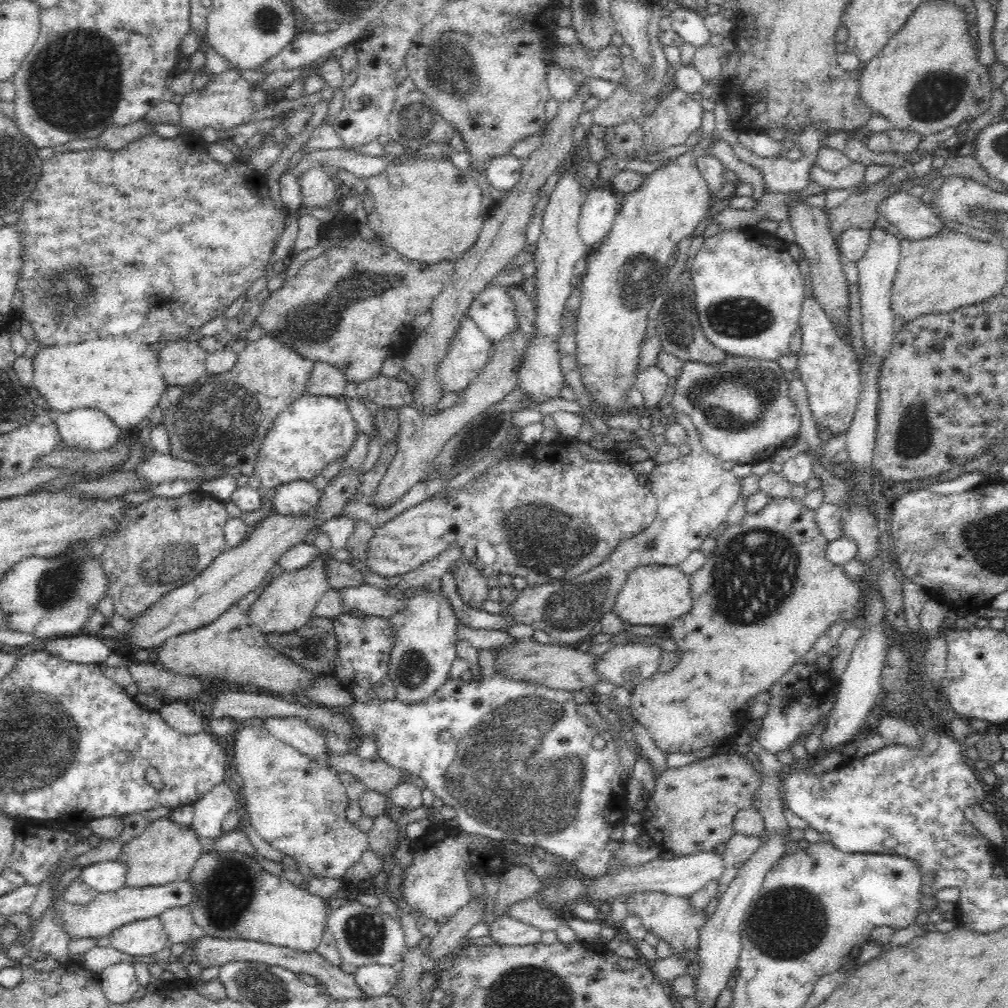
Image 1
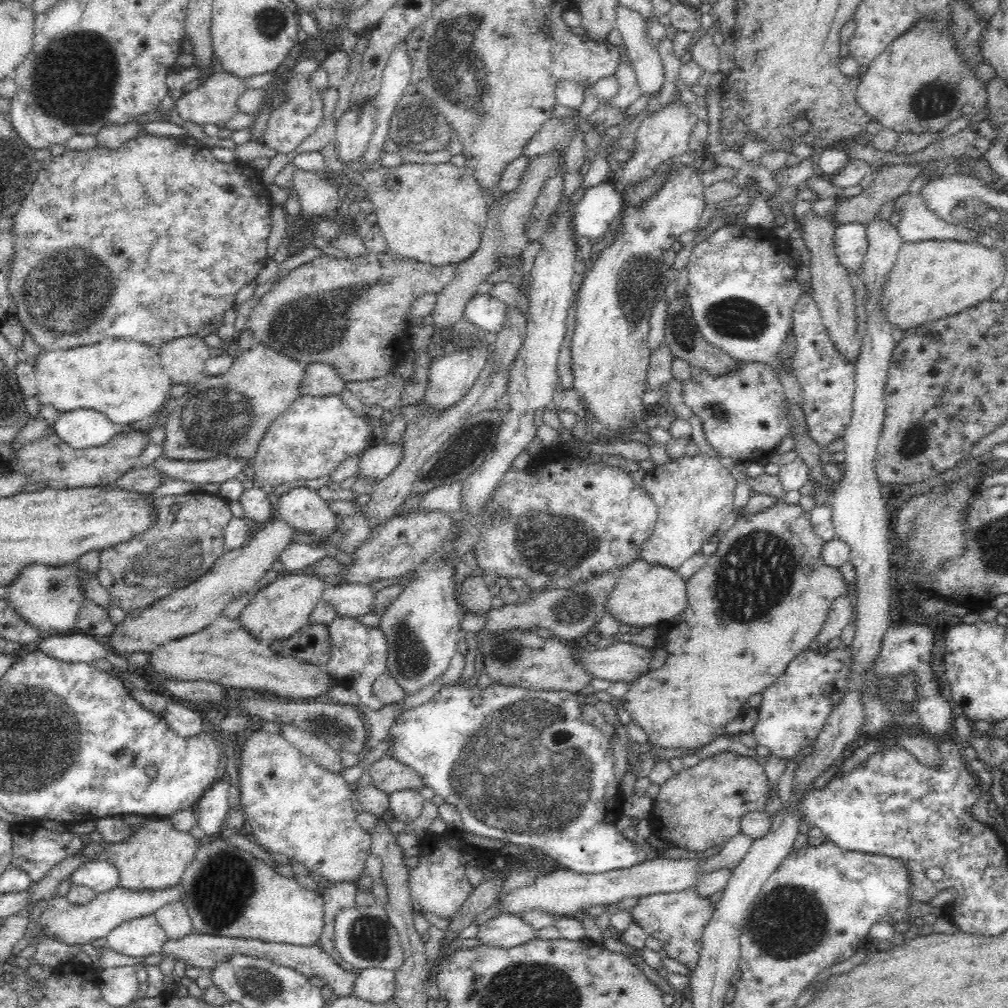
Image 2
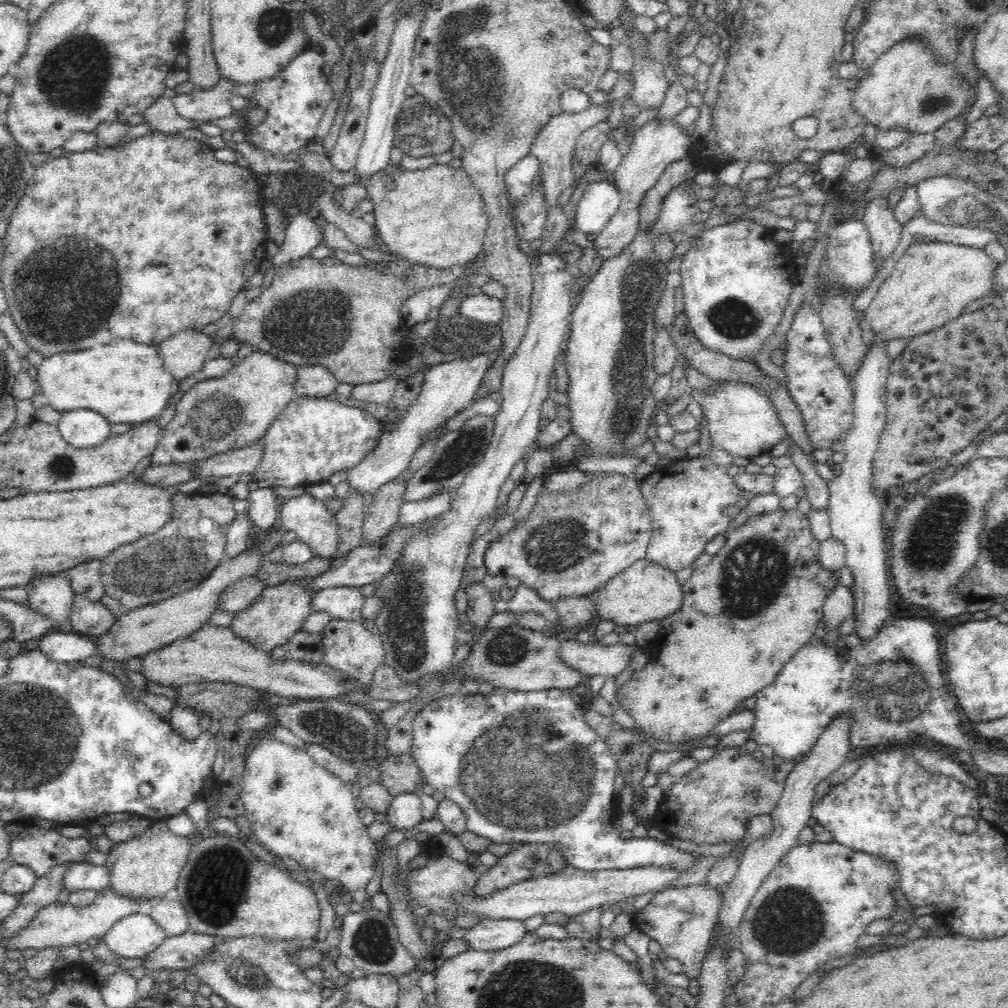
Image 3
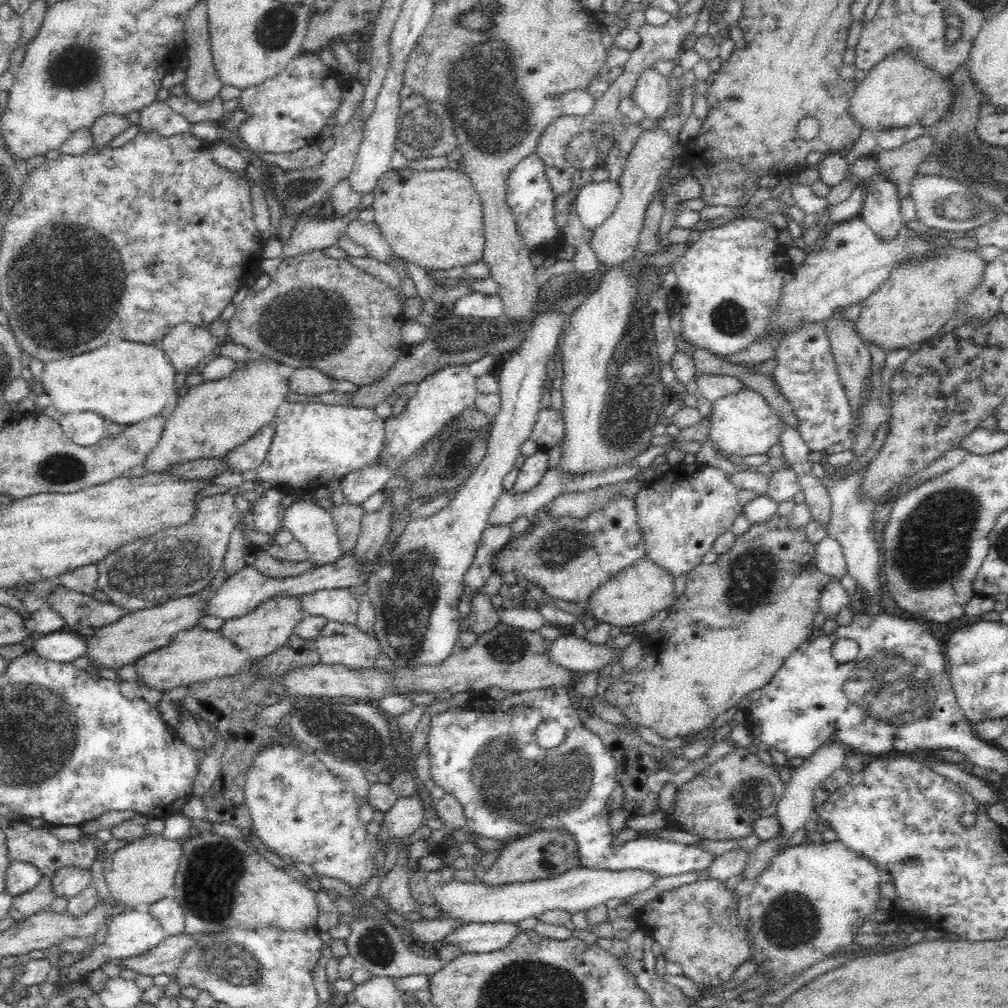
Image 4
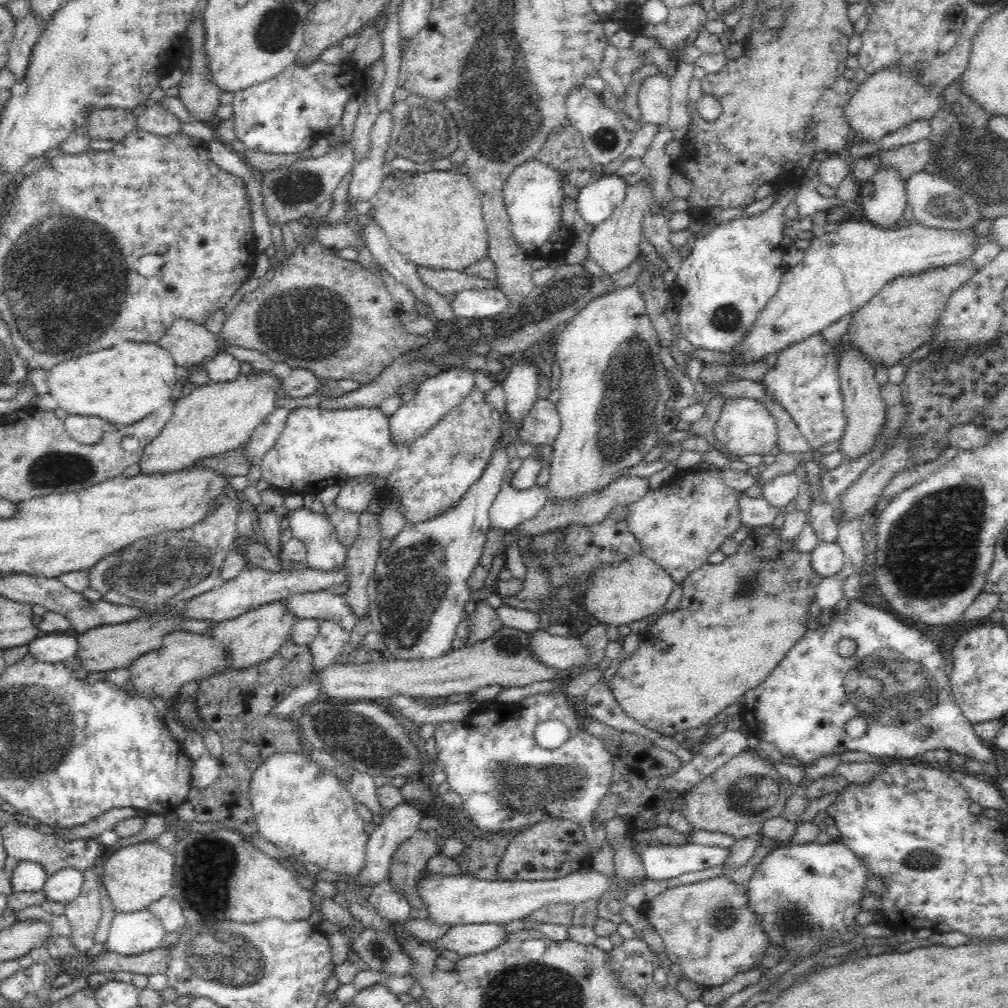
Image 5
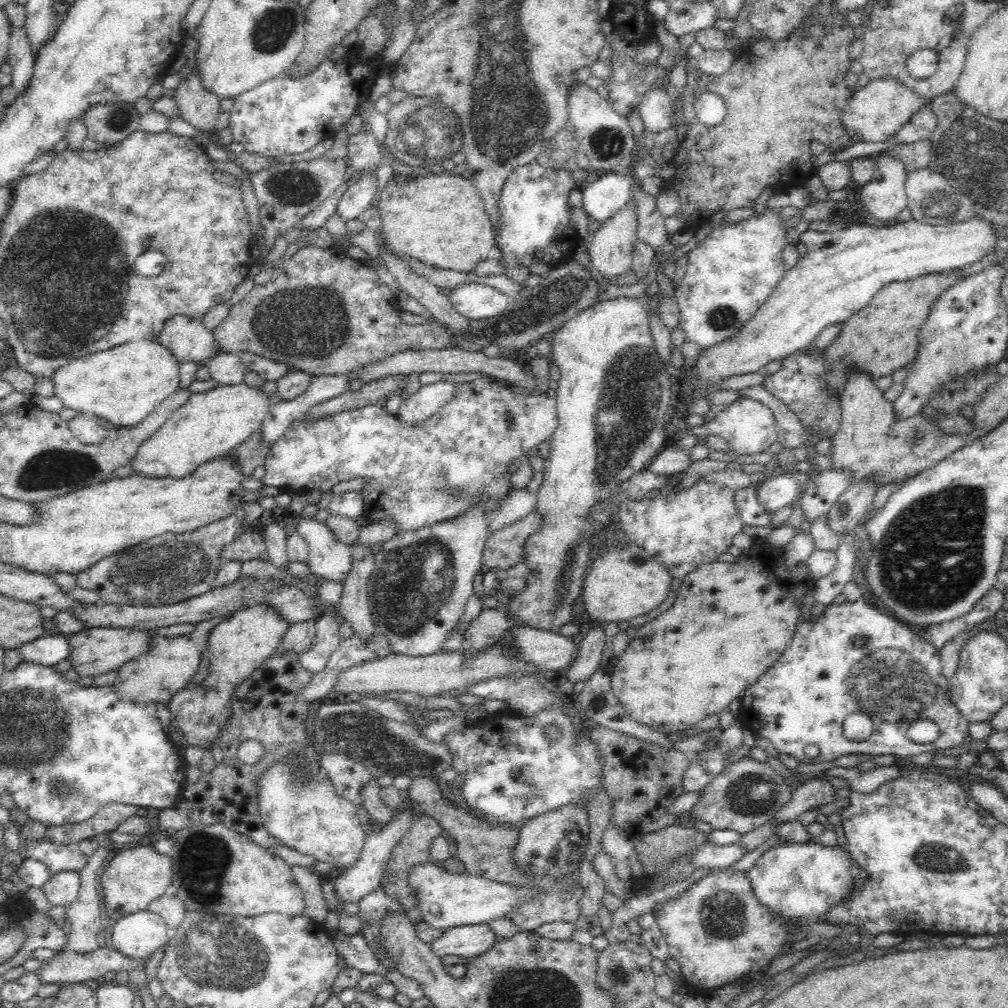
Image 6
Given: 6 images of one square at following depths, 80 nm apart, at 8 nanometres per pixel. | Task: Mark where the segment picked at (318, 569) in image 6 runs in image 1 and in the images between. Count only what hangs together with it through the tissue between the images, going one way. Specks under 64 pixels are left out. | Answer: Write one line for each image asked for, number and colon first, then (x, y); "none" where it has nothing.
1: (297, 497)
2: (303, 508)
3: (309, 518)
4: (311, 525)
5: (324, 551)

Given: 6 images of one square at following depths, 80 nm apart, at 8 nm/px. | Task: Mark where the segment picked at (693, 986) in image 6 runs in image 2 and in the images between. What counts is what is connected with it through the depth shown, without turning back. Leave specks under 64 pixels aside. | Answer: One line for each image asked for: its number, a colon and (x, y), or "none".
2: (677, 920)
3: (682, 919)
4: (698, 925)
5: (708, 929)

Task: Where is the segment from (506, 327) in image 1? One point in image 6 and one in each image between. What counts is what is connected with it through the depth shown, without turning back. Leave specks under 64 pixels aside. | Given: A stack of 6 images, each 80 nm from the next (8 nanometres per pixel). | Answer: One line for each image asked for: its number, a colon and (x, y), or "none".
2: (484, 310)
3: (483, 308)
4: (477, 305)
5: (469, 303)
6: (475, 301)

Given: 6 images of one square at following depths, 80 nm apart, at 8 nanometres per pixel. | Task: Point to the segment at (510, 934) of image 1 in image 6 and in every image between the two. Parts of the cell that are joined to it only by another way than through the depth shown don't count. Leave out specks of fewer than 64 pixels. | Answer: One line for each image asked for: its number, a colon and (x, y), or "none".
2: (507, 930)
3: (489, 934)
4: (475, 937)
5: (467, 939)
6: (466, 941)

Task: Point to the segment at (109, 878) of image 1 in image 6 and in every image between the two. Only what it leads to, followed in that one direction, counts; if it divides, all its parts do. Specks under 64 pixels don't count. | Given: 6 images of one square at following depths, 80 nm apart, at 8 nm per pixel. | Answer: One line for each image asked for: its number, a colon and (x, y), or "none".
2: (100, 875)
3: (84, 875)
4: (69, 881)
5: (64, 885)
6: (61, 889)

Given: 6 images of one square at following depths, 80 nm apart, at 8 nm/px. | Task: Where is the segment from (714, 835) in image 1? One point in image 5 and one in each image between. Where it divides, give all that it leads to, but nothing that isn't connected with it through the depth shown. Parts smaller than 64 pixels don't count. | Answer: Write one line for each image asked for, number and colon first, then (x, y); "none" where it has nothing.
2: (700, 807)
3: (710, 804)
4: (721, 802)
5: (736, 798)

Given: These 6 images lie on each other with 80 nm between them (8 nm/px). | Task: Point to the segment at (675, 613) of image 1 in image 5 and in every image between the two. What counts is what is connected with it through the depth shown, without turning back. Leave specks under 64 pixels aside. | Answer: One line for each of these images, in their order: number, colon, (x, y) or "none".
2: (647, 594)
3: (645, 591)
4: (640, 591)
5: (630, 592)

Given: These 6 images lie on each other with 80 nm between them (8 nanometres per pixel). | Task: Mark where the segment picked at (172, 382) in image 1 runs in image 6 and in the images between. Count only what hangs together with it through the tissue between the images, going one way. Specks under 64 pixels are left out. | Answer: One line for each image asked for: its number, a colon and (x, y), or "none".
2: (184, 357)
3: (184, 353)
4: (186, 344)
5: (189, 343)
6: (188, 339)

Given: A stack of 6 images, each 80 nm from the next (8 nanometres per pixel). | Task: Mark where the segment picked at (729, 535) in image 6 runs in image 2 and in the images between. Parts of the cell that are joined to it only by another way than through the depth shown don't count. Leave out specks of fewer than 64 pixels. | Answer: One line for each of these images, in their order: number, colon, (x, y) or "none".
2: (694, 494)
3: (688, 497)
4: (682, 511)
5: (686, 519)

